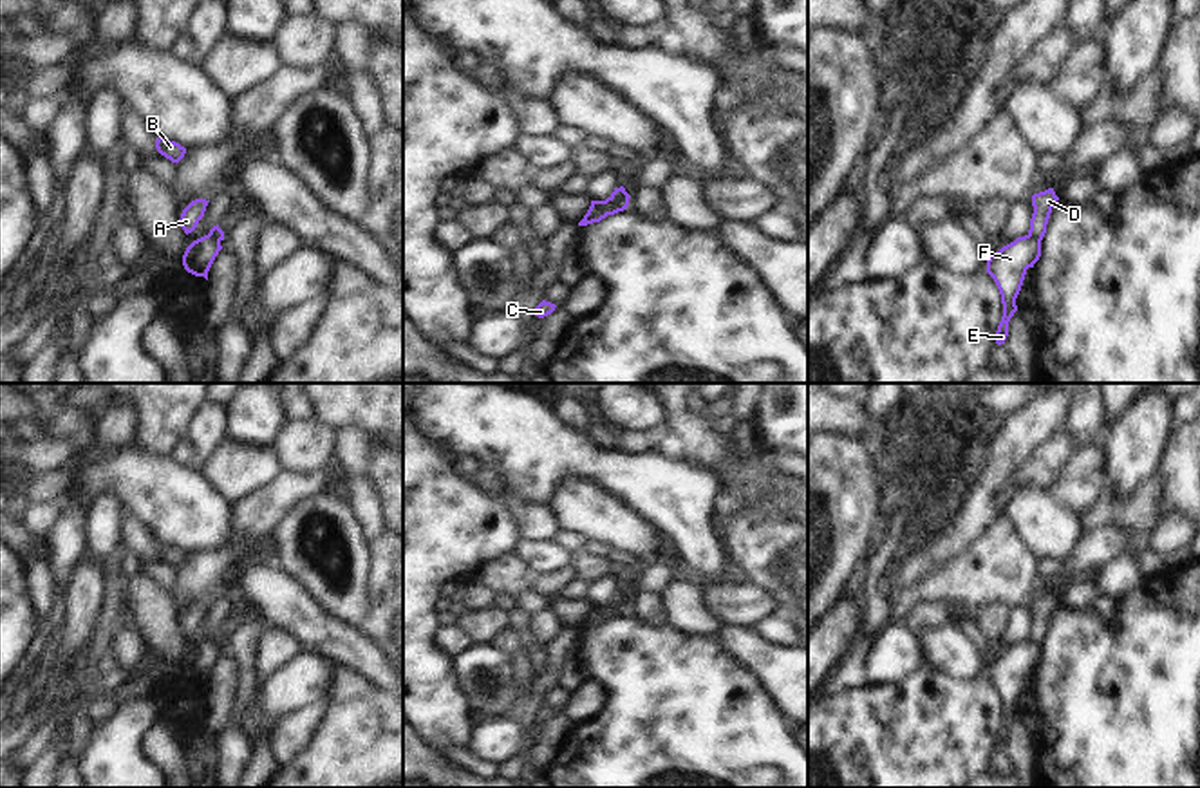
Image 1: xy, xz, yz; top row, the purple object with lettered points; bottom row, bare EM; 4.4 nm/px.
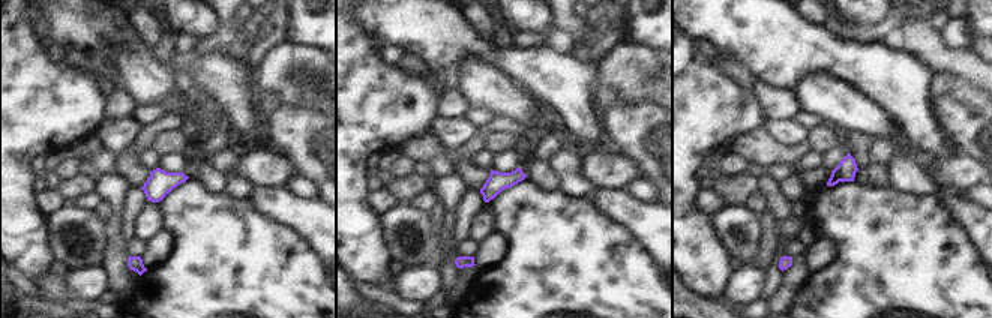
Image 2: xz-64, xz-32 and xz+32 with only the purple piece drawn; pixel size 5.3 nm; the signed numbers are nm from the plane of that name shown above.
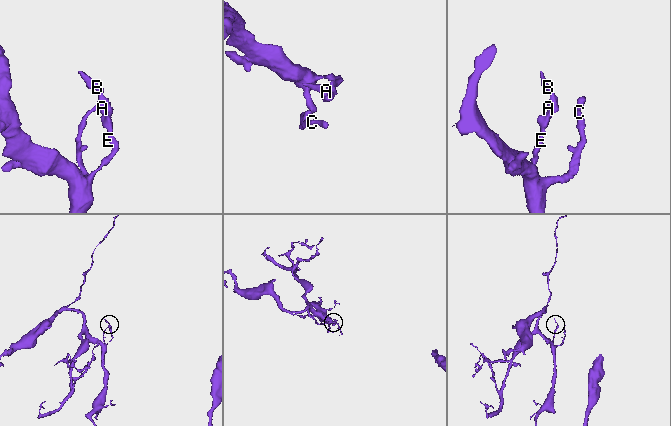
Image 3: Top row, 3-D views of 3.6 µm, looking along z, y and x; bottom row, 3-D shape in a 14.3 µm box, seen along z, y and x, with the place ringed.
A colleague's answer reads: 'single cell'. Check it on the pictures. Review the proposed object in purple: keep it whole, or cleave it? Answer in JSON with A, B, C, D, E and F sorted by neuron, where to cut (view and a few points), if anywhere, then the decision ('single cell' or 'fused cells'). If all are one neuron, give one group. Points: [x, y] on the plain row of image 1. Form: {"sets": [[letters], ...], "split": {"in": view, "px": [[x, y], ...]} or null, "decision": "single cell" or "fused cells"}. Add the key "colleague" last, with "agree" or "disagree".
{"sets": [["A", "B", "D"], ["C", "E", "F"]], "split": {"in": "xz", "px": [[626, 597], [613, 609], [602, 606]]}, "decision": "fused cells", "colleague": "disagree"}

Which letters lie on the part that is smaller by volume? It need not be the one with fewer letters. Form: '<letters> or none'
A, B, D

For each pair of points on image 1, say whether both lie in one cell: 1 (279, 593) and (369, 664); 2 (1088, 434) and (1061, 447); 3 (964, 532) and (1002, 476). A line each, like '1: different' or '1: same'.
1: same
2: different
3: same

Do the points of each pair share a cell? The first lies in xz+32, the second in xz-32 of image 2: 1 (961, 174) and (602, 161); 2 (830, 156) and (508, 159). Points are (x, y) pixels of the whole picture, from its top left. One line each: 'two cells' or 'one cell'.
1: one cell
2: one cell

